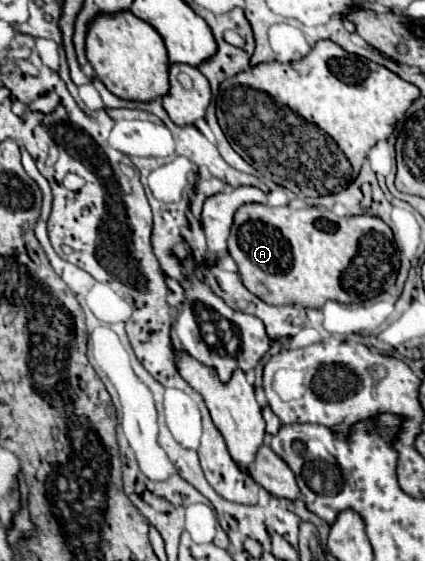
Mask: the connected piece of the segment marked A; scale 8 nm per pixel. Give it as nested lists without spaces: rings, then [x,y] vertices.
[[[246,204],[242,206],[236,216],[234,216],[234,224],[232,224],[232,232],[228,238],[228,252],[234,258],[234,262],[238,264],[238,274],[242,278],[242,284],[254,294],[258,296],[262,302],[272,304],[272,306],[280,306],[280,304],[298,304],[298,306],[306,306],[306,308],[320,308],[324,306],[326,300],[336,300],[336,302],[362,302],[362,300],[370,300],[380,296],[382,292],[386,292],[390,286],[394,286],[396,276],[398,276],[398,268],[400,268],[400,252],[394,244],[394,236],[388,224],[384,224],[380,218],[376,216],[352,216],[352,218],[340,218],[330,210],[312,210],[314,206],[310,206],[308,210],[292,210],[292,208],[272,208],[266,204]]]

